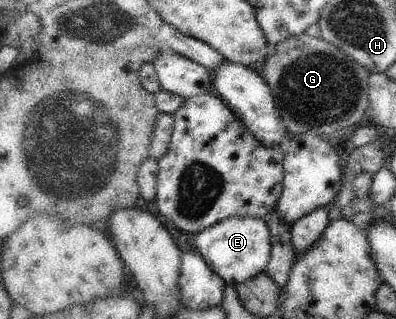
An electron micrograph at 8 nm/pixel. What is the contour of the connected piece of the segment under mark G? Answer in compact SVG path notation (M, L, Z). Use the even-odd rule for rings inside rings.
M307 32L289 37L276 45L264 63L263 76L274 90L278 109L292 136L332 135L358 125L364 115L367 117L371 106L369 79L372 72L327 39Z

